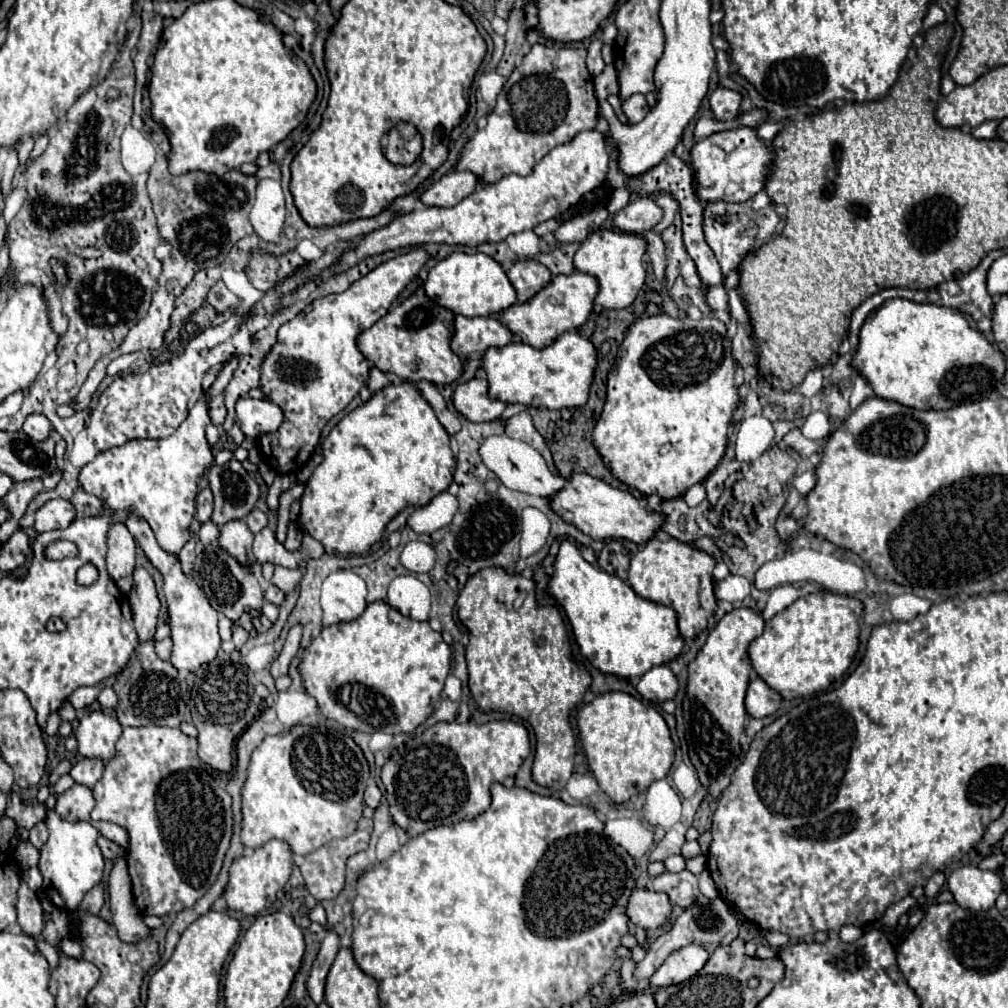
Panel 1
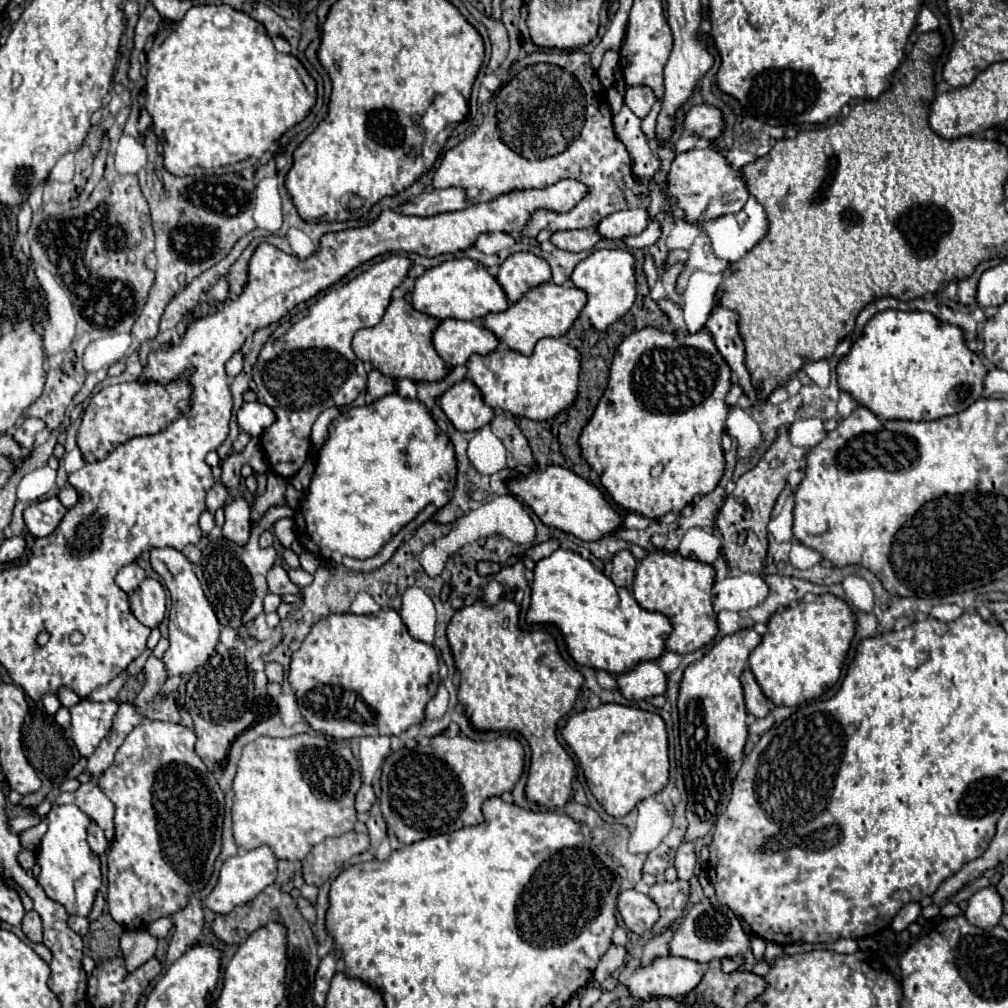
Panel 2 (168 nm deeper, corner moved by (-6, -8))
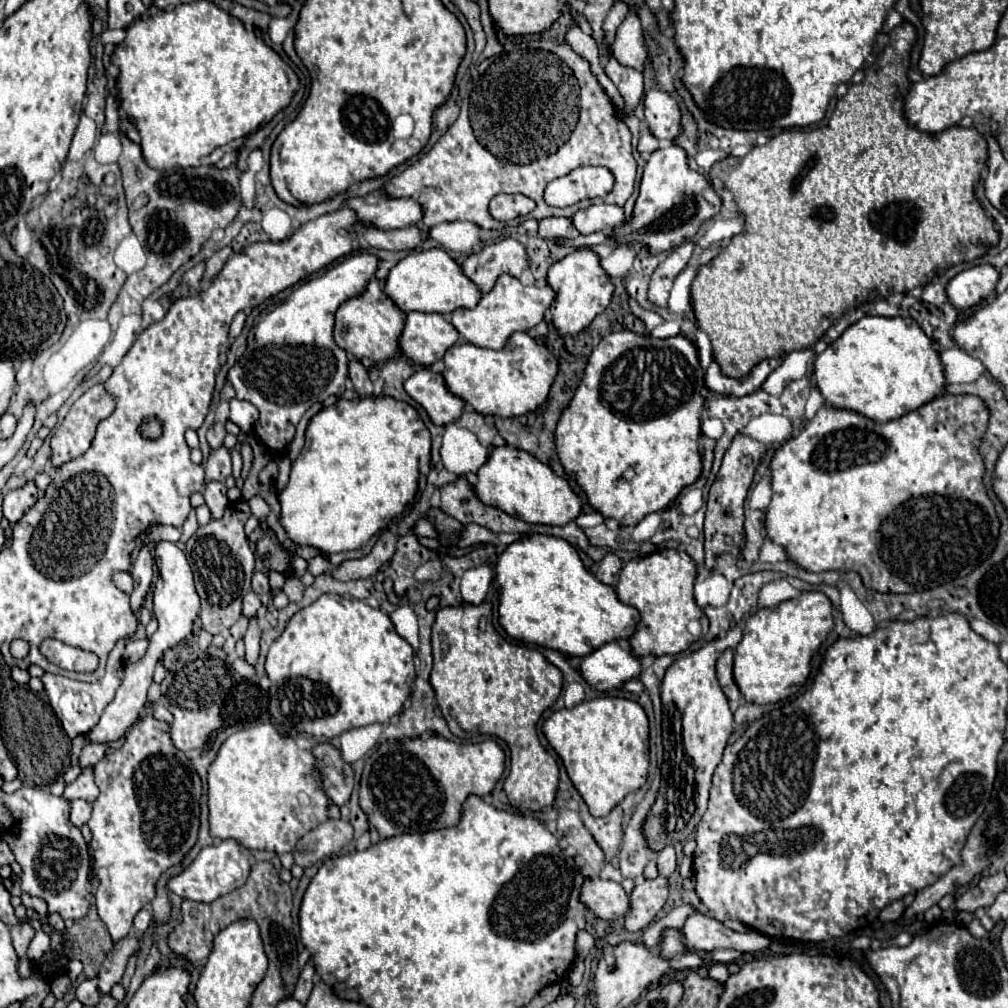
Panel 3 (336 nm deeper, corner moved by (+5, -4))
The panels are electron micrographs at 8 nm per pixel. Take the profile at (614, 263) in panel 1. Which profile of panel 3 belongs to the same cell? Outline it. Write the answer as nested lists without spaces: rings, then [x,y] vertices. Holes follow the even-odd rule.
[[[578,249],[566,255],[560,263],[554,263],[548,271],[548,285],[556,289],[556,301],[550,307],[554,325],[562,335],[574,335],[588,327],[596,315],[600,315],[612,301],[614,285],[608,273],[600,265],[600,257],[592,249]]]

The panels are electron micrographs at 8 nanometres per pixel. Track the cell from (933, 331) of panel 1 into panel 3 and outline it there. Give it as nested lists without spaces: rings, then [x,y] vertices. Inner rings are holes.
[[[866,315],[816,357],[814,379],[828,405],[852,409],[872,421],[886,423],[944,393],[944,365],[932,345],[934,341],[912,317]]]

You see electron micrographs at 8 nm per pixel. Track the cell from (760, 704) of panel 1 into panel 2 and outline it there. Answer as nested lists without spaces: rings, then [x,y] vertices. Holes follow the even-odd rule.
[[[745,667],[741,673],[741,685],[743,685],[743,693],[745,693],[745,707],[753,717],[765,717],[769,713],[769,701],[763,695],[761,687],[757,685],[753,673]]]

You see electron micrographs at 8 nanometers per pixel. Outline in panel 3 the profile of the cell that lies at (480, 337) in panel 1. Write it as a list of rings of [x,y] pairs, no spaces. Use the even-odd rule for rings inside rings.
[[[408,313],[400,337],[402,355],[418,365],[432,365],[460,339],[456,327],[440,313]]]

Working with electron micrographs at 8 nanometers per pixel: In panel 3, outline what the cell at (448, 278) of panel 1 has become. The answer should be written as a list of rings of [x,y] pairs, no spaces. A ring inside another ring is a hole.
[[[430,249],[430,251],[404,257],[390,271],[384,291],[404,313],[410,313],[410,311],[452,313],[456,307],[472,309],[482,299],[478,285],[464,275],[462,267],[444,249]]]

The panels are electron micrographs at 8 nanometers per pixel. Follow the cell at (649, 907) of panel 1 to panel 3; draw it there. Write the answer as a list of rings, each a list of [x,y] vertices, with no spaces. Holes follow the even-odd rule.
[[[588,879],[582,887],[580,901],[596,913],[600,919],[620,919],[630,911],[630,897],[622,889],[622,885],[604,879]]]

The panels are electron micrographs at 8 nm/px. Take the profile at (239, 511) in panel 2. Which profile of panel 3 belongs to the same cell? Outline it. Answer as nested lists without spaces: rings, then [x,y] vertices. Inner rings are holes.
[[[212,481],[206,485],[204,499],[212,513],[212,519],[222,519],[226,507],[228,507],[228,487],[220,481]]]

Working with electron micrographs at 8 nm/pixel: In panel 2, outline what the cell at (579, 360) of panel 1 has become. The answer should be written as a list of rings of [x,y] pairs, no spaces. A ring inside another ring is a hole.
[[[545,337],[539,339],[535,345],[535,351],[531,355],[521,355],[511,349],[497,349],[487,355],[471,355],[467,361],[467,377],[475,383],[475,387],[481,391],[483,401],[493,407],[501,409],[505,413],[511,413],[513,417],[527,417],[533,421],[545,421],[555,417],[559,411],[573,405],[577,397],[577,385],[579,385],[579,351],[567,345],[561,339]]]

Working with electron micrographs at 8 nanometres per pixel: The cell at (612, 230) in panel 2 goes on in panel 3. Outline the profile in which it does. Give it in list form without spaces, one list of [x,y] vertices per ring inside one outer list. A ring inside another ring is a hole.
[[[596,203],[596,205],[590,205],[588,209],[578,211],[572,223],[584,235],[602,231],[602,229],[616,229],[624,225],[624,209],[618,205]]]

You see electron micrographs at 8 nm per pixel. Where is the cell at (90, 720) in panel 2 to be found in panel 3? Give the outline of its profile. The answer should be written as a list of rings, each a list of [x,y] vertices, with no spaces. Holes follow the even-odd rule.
[[[128,641],[116,645],[116,651],[112,651],[112,655],[108,657],[104,677],[100,681],[96,681],[96,683],[82,683],[82,681],[74,681],[74,679],[68,679],[68,677],[52,675],[52,673],[46,673],[42,677],[44,689],[46,689],[48,697],[50,697],[50,705],[52,705],[56,717],[60,719],[60,723],[62,723],[62,727],[64,727],[64,731],[66,731],[66,735],[70,739],[74,739],[78,735],[86,735],[98,723],[104,707],[114,699],[114,693],[120,687],[122,675],[124,675],[124,665],[122,665],[120,655],[122,655],[122,649],[124,649],[126,643]]]

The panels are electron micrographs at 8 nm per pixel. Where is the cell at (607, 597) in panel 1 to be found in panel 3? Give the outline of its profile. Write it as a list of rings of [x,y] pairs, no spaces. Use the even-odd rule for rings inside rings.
[[[532,533],[528,539],[508,545],[506,551],[498,555],[496,581],[500,583],[498,611],[504,631],[514,639],[538,643],[540,647],[548,647],[570,657],[584,657],[604,643],[630,639],[636,633],[636,623],[640,621],[640,613],[634,607],[622,603],[610,585],[598,581],[596,575],[584,567],[582,559],[570,543],[550,535]]]

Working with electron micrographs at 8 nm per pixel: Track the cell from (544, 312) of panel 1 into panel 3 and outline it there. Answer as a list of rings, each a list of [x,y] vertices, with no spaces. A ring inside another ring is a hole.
[[[502,275],[496,281],[496,287],[482,295],[478,307],[474,309],[456,309],[452,313],[452,325],[458,329],[458,333],[472,345],[488,347],[488,349],[502,349],[512,333],[516,331],[528,331],[536,327],[544,313],[550,309],[550,305],[556,299],[556,291],[550,285],[536,287],[536,285],[522,285],[512,275]]]

